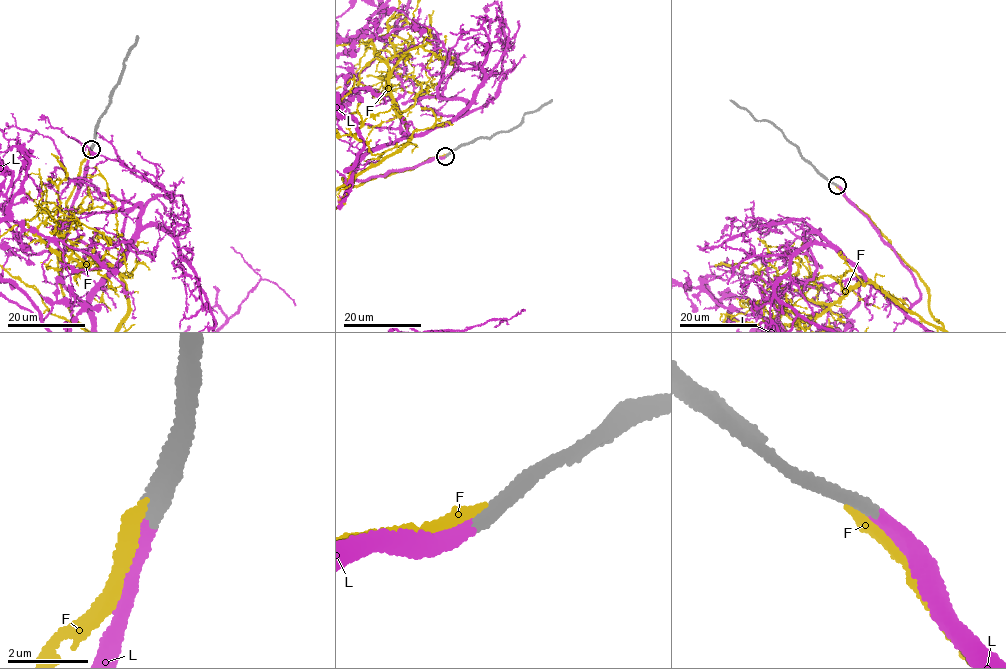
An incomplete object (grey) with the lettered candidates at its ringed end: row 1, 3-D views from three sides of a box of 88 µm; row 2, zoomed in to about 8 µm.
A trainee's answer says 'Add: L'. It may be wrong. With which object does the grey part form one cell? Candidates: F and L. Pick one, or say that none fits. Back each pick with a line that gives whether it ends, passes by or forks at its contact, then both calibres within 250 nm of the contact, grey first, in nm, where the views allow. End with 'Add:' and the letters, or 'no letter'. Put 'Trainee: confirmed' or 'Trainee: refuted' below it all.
L: It ends there. Thickness 360 nm (grey) against 360 nm
Add: L
Trainee: confirmed

